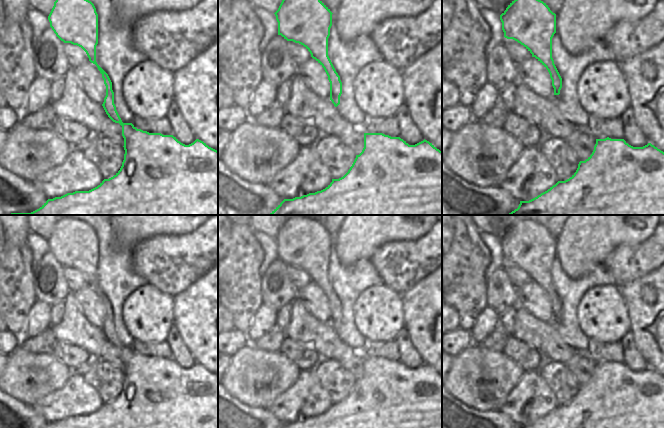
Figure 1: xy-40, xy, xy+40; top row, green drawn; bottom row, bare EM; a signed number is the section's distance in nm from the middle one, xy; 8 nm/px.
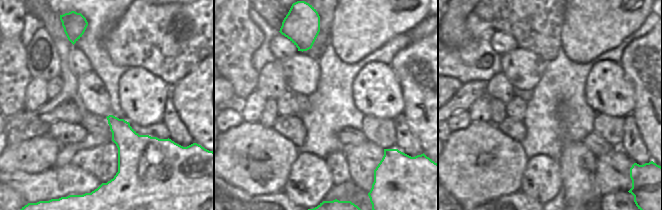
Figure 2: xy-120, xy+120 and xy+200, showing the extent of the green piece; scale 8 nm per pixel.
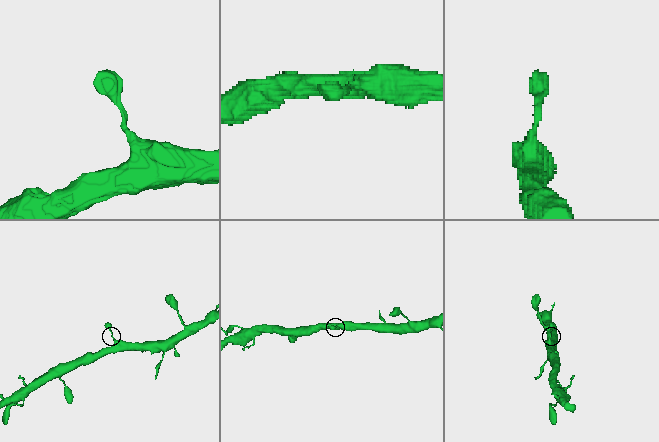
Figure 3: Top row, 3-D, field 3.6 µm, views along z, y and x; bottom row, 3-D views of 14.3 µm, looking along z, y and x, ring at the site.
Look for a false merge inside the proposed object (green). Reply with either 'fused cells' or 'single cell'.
single cell

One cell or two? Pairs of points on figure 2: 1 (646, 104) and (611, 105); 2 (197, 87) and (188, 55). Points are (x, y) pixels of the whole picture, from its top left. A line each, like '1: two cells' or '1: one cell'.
1: two cells
2: two cells

